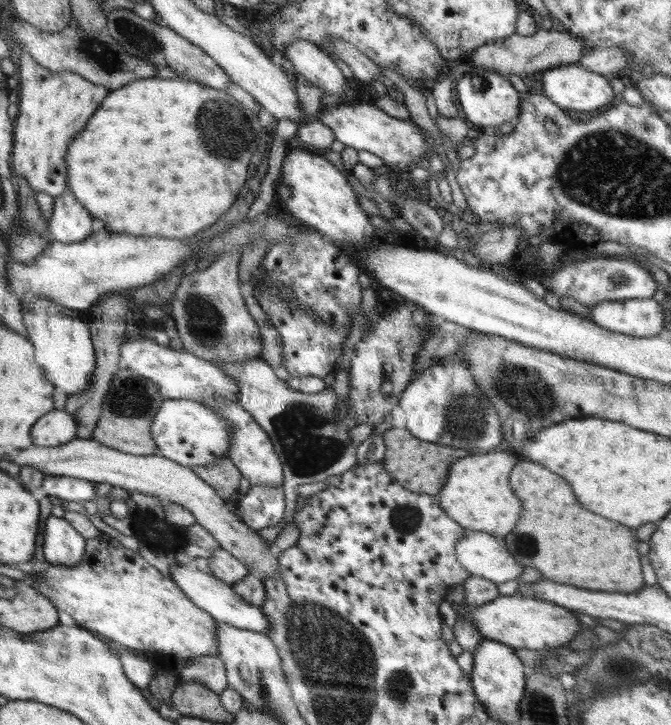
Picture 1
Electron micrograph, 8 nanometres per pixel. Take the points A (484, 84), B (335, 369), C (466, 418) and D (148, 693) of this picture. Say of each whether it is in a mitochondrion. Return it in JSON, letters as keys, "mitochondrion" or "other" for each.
{"A":"other","B":"other","C":"mitochondrion","D":"other"}

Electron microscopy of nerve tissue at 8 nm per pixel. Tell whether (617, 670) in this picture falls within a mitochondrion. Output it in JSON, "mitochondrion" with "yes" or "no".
{"mitochondrion":"yes"}

